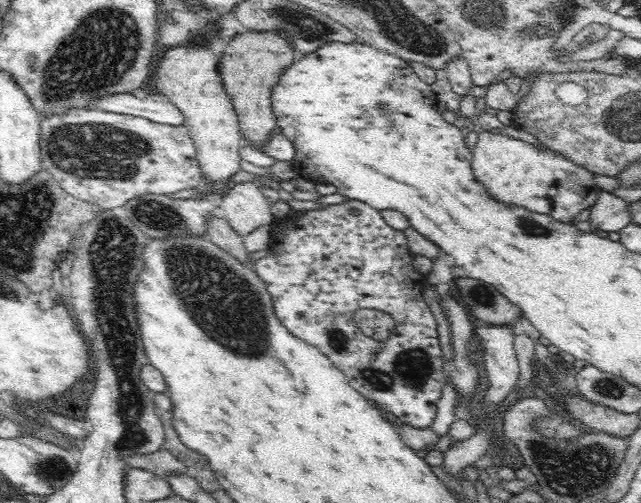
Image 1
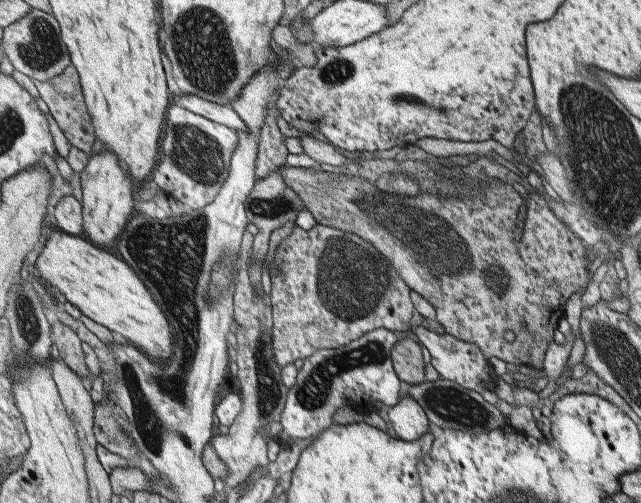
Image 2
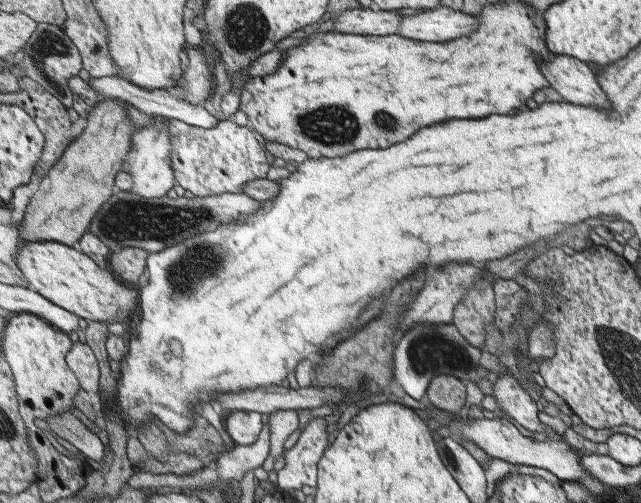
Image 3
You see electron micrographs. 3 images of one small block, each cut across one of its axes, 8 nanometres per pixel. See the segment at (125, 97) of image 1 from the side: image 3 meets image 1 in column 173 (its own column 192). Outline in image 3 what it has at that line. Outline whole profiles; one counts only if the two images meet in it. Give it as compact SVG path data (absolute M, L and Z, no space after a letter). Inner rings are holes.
M119 74L104 78L96 78L93 80L95 87L100 92L101 96L106 99L121 99L129 104L137 106L148 114L153 114L162 117L169 117L171 120L188 122L188 124L202 128L216 128L218 123L222 121L222 116L214 116L210 110L206 110L204 105L194 104L182 97L170 94L166 89L148 90L138 84L134 84L128 78L124 78Z

